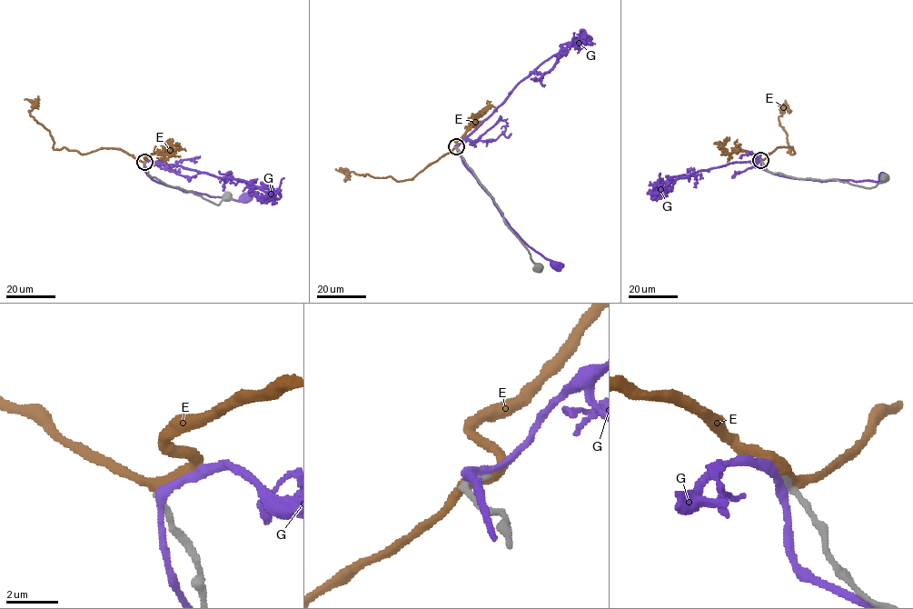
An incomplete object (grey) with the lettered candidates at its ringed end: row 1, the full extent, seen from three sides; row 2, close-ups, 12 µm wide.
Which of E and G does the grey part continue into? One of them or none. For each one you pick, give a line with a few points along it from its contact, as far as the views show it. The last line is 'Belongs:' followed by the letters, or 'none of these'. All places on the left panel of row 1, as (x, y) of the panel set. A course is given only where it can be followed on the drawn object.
E: Its course: (144, 162), (119, 149), (84, 154), (64, 147), (54, 149), (53, 137), (30, 114), (33, 104), (24, 98)
Belongs: E

